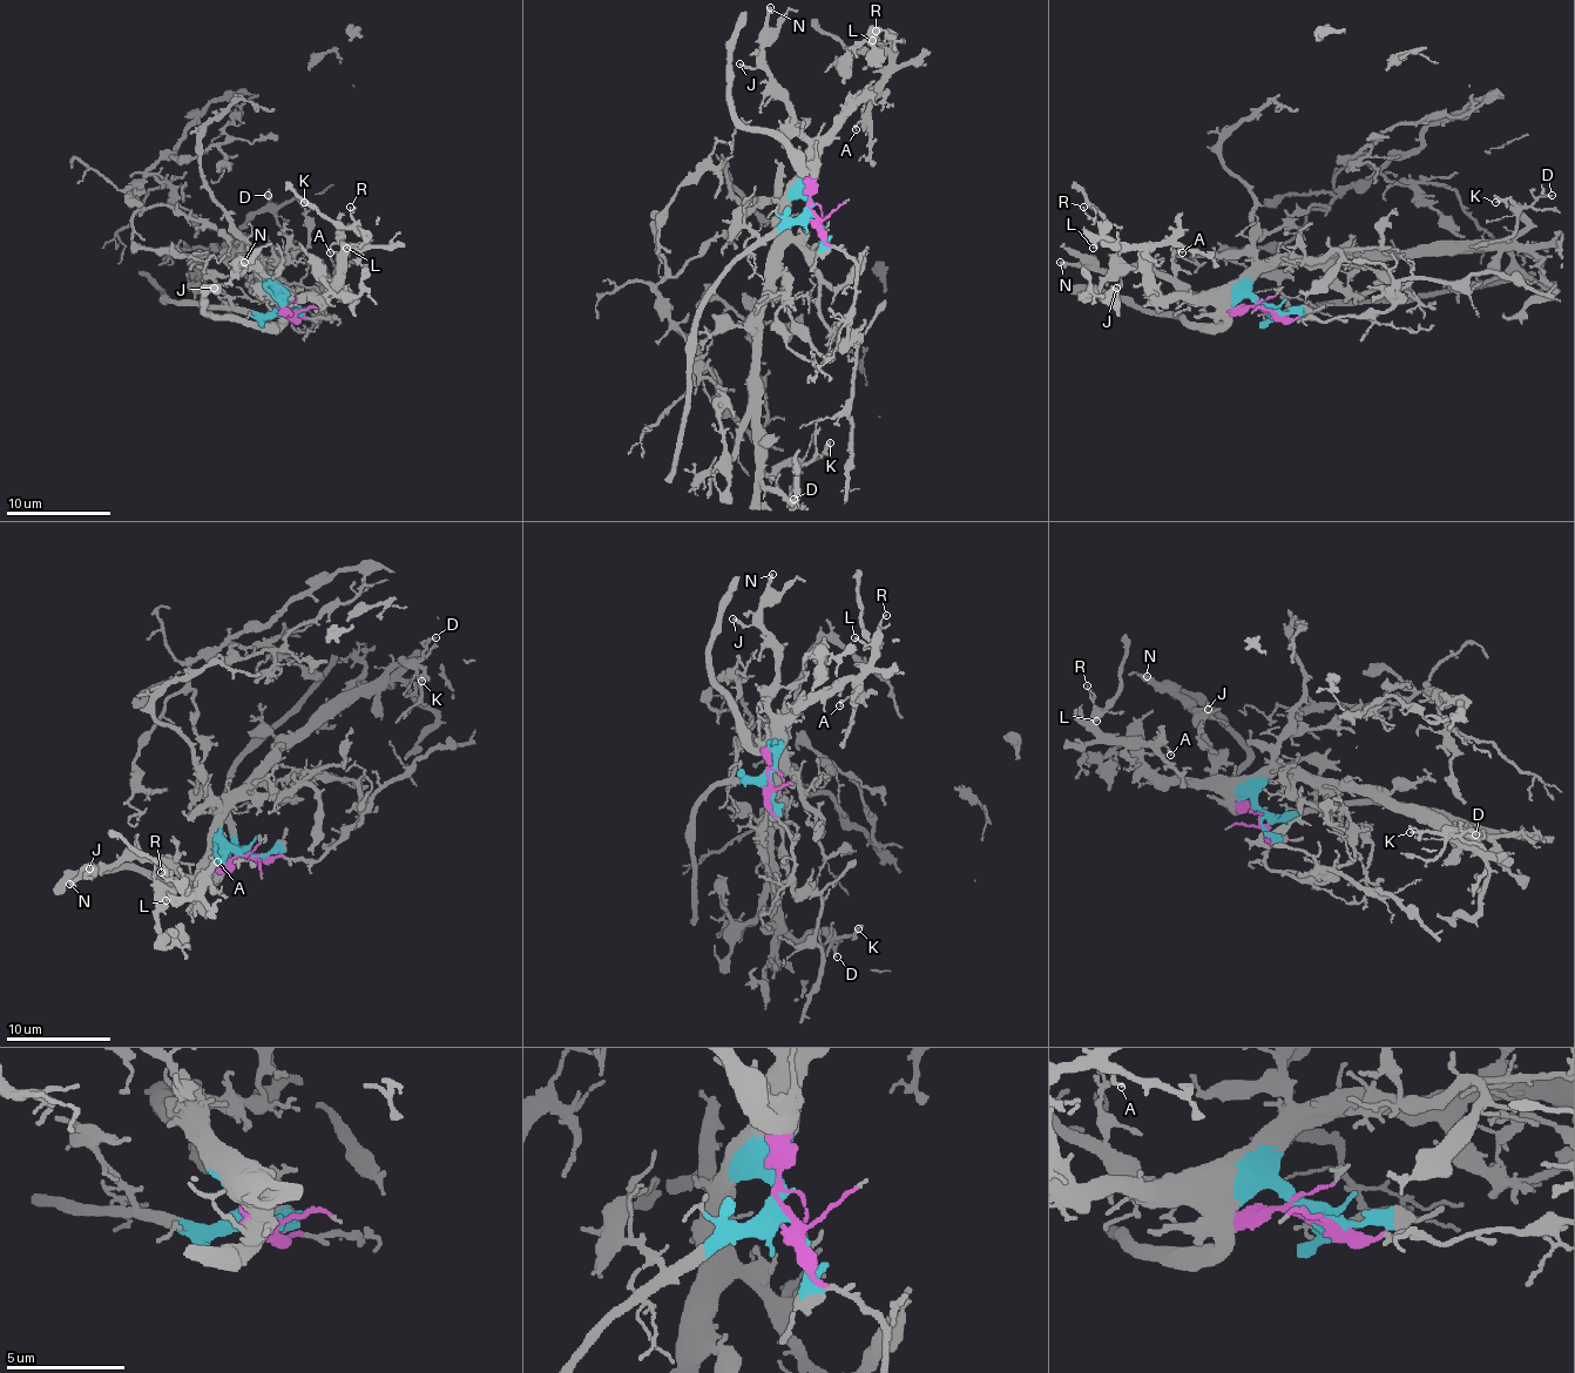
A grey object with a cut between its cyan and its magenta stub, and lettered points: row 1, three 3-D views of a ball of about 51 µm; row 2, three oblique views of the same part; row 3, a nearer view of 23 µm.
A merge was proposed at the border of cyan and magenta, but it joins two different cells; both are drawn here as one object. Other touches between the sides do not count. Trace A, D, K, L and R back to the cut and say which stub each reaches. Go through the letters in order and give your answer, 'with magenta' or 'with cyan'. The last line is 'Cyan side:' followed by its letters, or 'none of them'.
A: with cyan
D: with cyan
K: with cyan
L: with cyan
R: with cyan
Cyan side: A, D, K, L, R

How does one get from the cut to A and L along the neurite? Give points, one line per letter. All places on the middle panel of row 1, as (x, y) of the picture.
A: (812, 214), (810, 193), (817, 141), (865, 90), (865, 116), (857, 130)
L: (812, 214), (810, 193), (817, 141), (865, 96), (889, 65), (891, 46), (872, 41)

